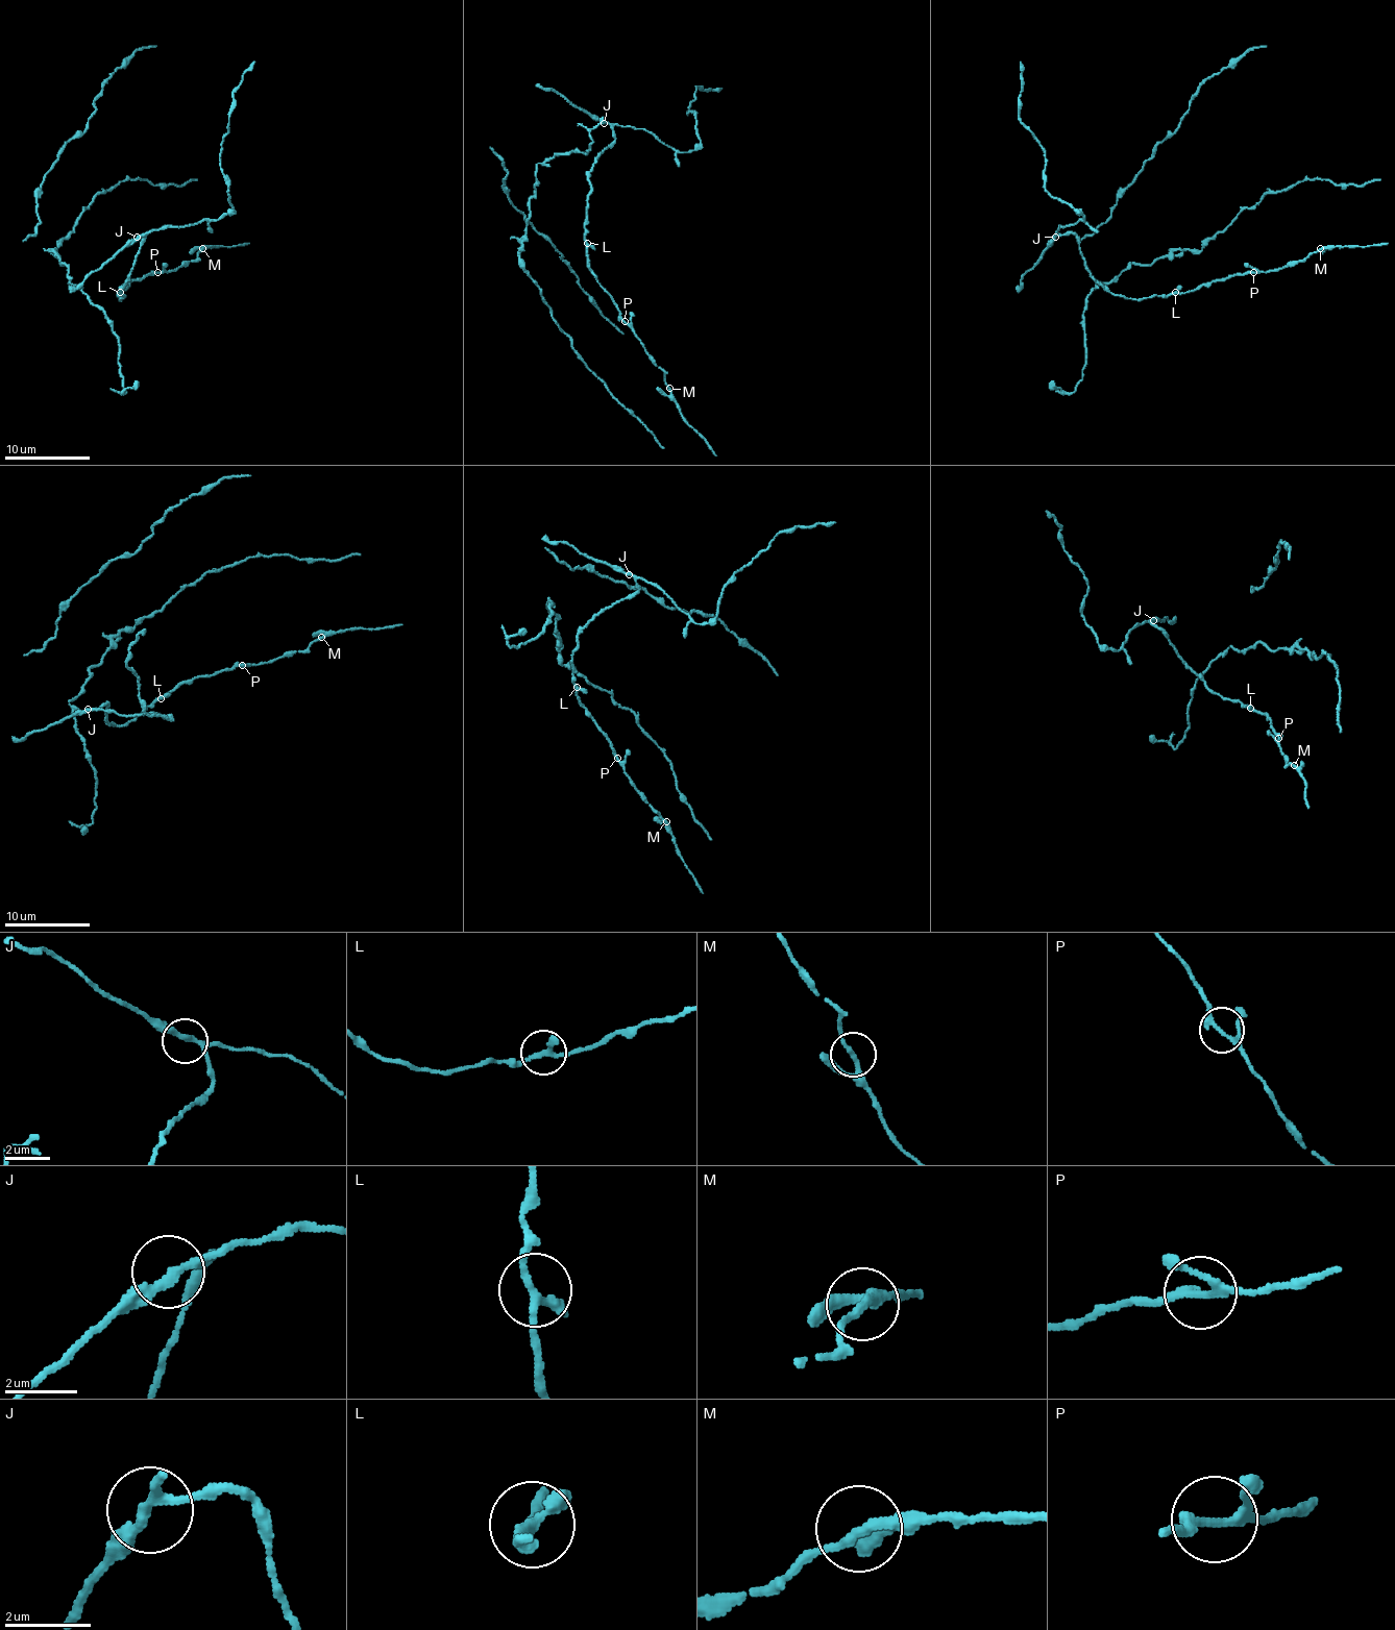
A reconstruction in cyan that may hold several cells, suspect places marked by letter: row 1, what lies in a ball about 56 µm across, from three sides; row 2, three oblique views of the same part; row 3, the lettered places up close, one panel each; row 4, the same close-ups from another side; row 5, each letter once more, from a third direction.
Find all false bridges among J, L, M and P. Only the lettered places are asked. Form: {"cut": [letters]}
{"cut": []}

